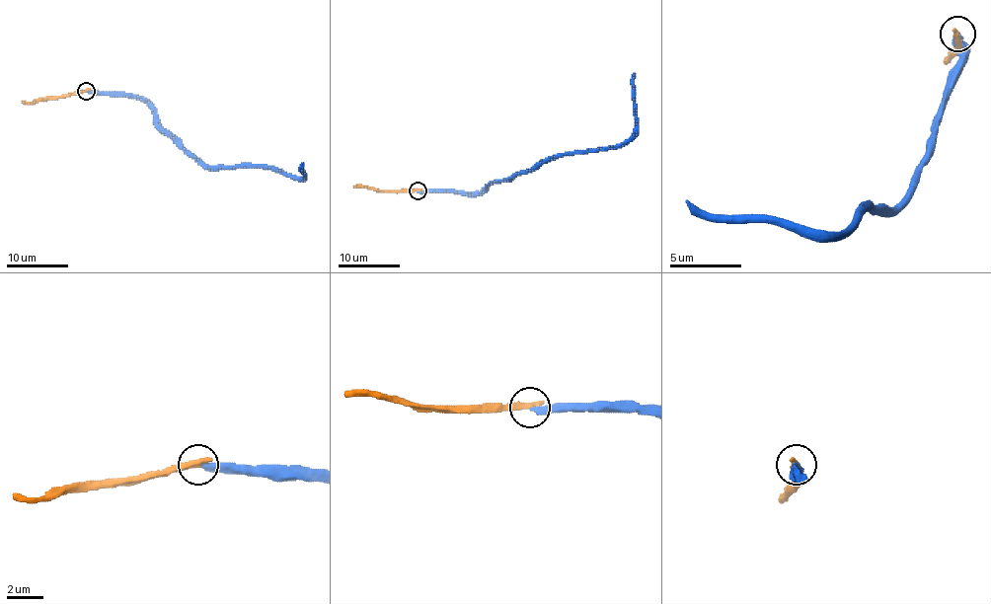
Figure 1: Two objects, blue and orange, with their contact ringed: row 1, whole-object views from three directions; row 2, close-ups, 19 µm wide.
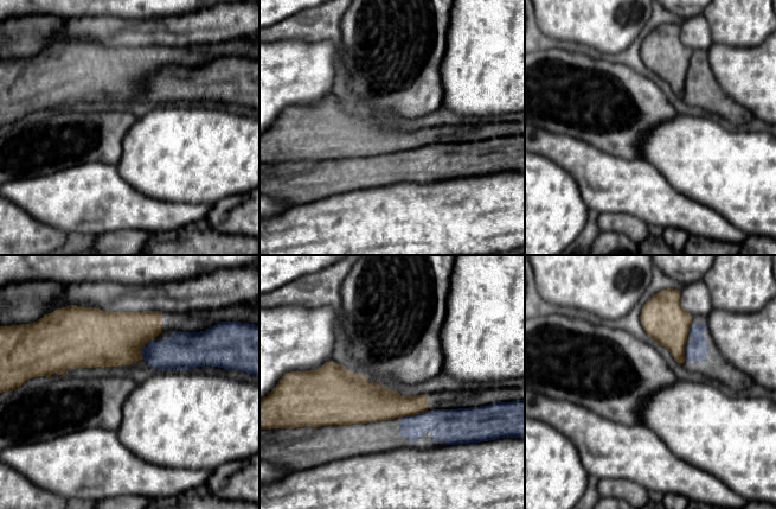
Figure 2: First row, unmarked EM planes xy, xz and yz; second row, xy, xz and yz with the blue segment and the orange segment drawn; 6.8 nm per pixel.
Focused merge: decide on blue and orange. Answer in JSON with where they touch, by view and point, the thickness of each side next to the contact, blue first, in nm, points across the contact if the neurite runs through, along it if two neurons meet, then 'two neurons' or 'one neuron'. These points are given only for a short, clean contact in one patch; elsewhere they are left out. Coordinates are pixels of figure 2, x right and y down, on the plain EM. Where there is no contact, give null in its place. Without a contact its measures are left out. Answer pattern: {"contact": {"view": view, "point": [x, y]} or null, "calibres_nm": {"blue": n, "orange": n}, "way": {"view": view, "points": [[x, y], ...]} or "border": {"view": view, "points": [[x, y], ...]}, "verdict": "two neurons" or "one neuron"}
{"contact": {"view": "xz", "point": [412, 150]}, "calibres_nm": {"blue": 220, "orange": 240}, "border": {"view": "xz", "points": [[427, 144], [399, 152]]}, "verdict": "two neurons"}

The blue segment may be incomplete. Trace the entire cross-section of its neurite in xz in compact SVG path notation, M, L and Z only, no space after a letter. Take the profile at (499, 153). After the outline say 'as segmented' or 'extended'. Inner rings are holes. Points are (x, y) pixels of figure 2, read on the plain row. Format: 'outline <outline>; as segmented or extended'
outline M525 134L496 135L470 142L432 144L416 149L367 158L259 164L259 195L294 206L358 190L395 184L429 184L500 172L525 172Z; extended

